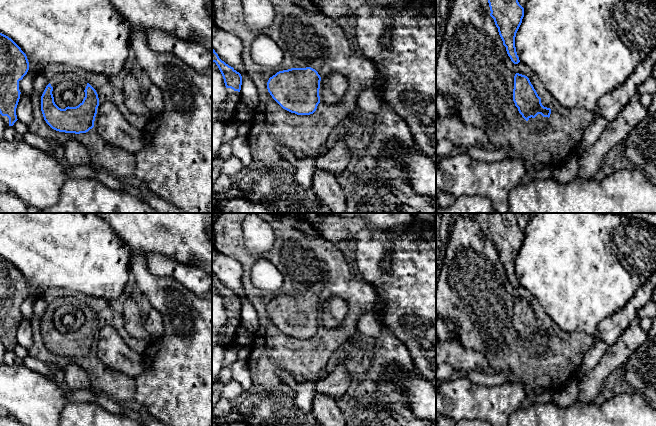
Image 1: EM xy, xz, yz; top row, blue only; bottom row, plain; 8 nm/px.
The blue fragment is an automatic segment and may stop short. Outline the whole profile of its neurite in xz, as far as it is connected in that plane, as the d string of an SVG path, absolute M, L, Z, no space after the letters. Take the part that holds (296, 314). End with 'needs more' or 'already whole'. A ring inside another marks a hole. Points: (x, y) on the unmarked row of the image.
M291 292L269 302L267 313L285 334L297 339L313 338L320 327L321 301L311 292Z; already whole

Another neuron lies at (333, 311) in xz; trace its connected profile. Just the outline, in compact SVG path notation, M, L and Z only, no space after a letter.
M331 297L320 305L320 326L328 329L340 327L348 314L347 302L341 297Z

